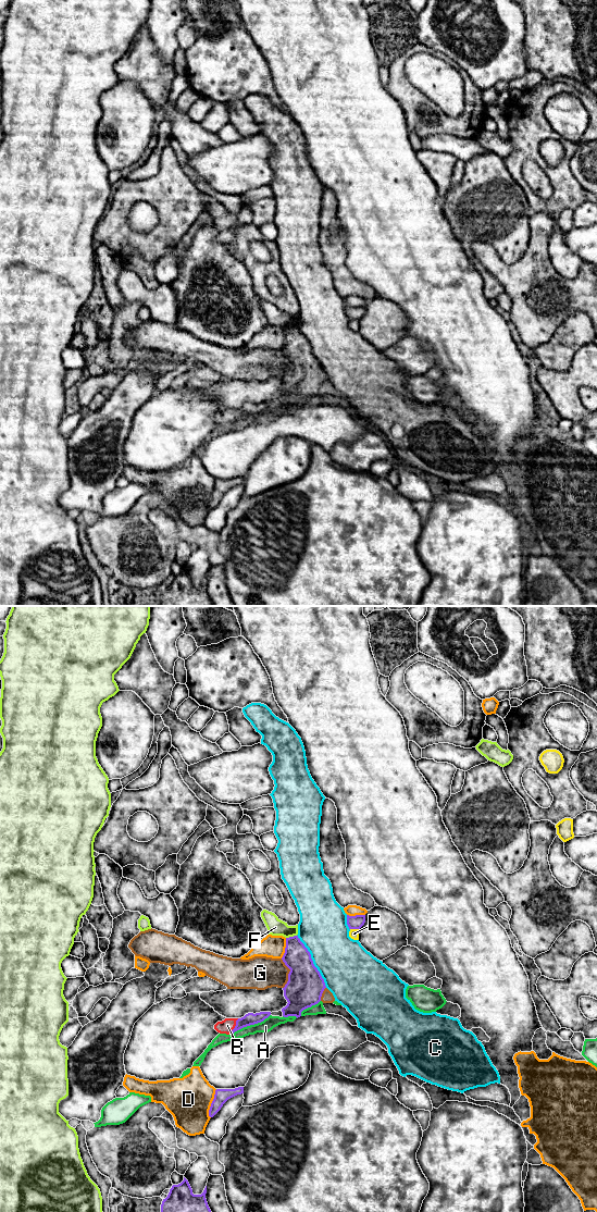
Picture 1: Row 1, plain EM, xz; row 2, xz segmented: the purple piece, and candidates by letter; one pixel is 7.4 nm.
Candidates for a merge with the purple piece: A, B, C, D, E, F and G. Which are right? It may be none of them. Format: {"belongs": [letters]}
{"belongs": ["B"]}

